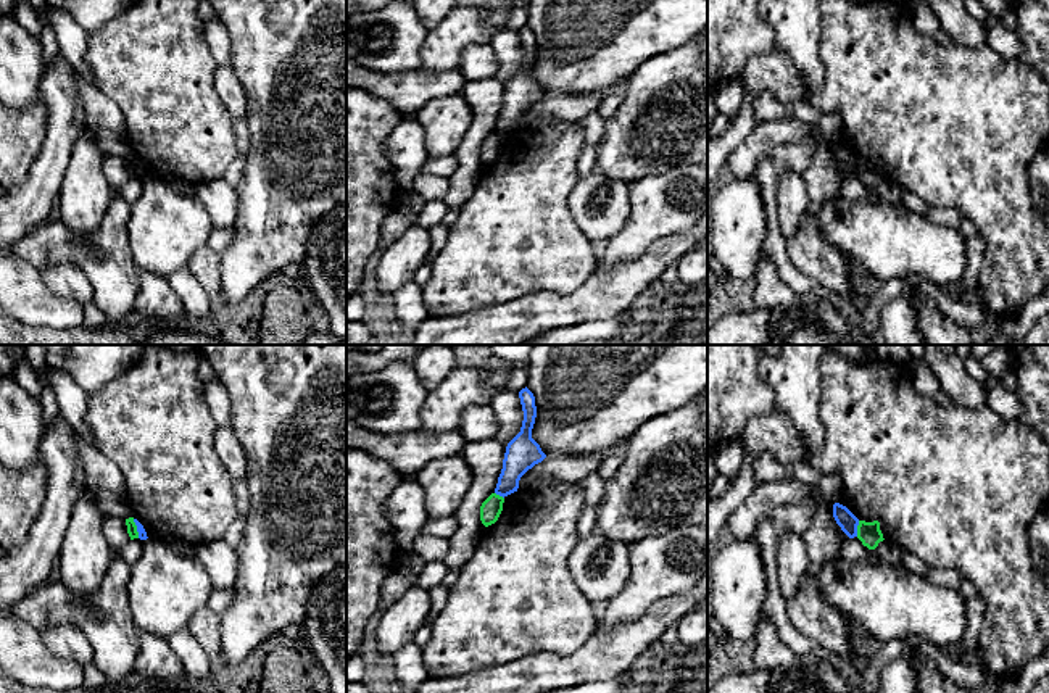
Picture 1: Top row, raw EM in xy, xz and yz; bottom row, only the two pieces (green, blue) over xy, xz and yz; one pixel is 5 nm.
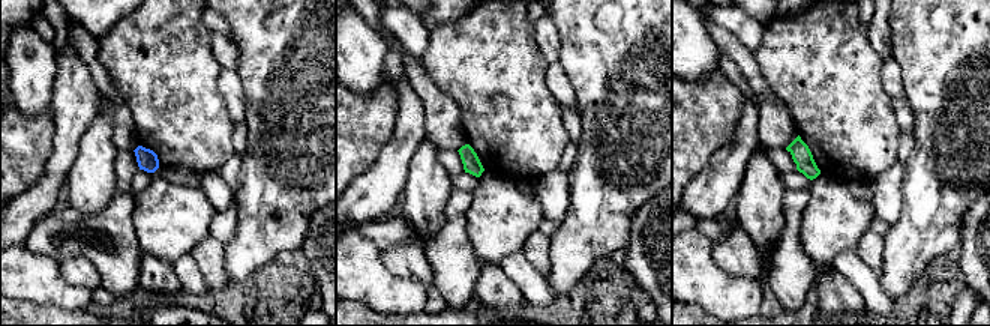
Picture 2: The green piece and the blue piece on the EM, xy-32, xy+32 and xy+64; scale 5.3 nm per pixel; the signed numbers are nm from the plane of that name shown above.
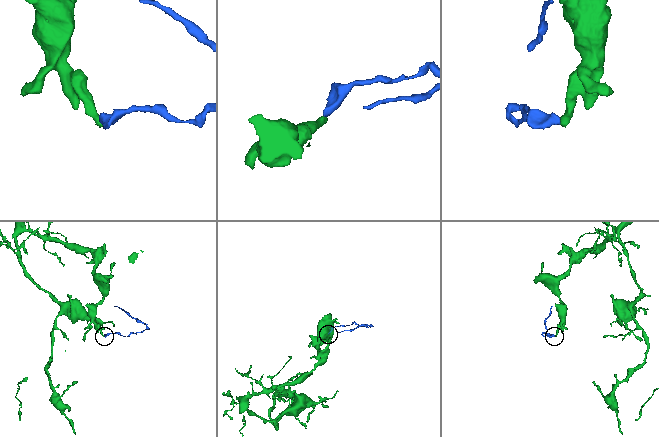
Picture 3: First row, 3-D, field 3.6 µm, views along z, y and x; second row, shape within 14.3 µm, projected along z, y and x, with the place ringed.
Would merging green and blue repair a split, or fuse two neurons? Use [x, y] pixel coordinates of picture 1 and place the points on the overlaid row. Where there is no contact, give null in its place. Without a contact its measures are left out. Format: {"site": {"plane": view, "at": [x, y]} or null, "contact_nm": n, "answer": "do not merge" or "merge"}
{"site": {"plane": "yz", "at": [858, 529]}, "contact_nm": 80, "answer": "do not merge"}

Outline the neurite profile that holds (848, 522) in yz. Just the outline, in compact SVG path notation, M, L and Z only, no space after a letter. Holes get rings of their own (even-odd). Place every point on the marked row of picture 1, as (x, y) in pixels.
M835 503L833 517L849 538L857 537L859 519L846 506Z

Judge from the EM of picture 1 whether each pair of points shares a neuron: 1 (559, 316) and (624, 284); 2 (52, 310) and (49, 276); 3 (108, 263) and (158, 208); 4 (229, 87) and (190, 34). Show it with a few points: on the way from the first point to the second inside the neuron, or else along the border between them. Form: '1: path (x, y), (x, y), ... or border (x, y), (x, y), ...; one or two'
1: path (576, 307), (608, 294); one
2: border (39, 271), (41, 279), (57, 295), (82, 305); two
3: border (131, 205), (128, 245), (139, 271); two
4: border (218, 66), (215, 91), (226, 107); two

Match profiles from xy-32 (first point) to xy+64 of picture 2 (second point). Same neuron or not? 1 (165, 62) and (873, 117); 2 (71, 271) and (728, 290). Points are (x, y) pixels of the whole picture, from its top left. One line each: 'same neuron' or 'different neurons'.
1: same neuron
2: different neurons

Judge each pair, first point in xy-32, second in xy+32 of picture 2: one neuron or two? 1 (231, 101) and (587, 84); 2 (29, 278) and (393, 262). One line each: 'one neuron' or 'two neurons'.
1: two neurons
2: two neurons

